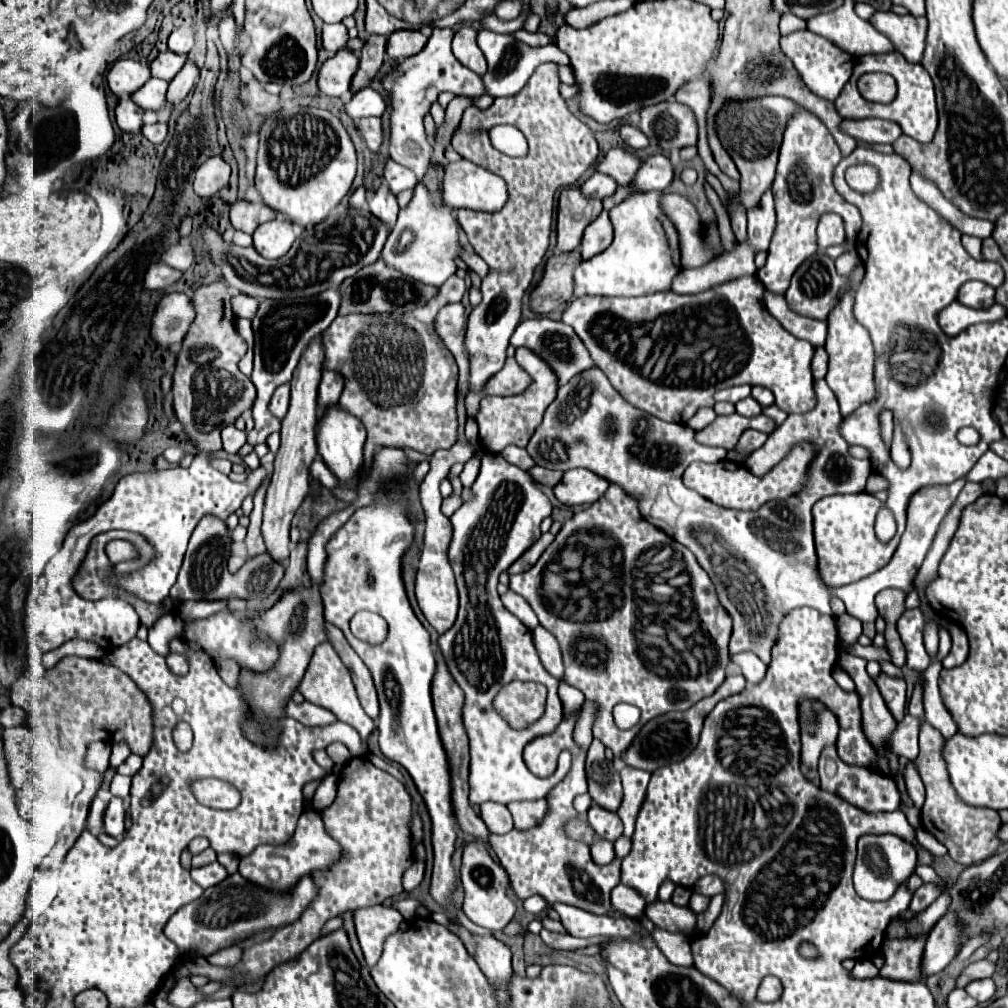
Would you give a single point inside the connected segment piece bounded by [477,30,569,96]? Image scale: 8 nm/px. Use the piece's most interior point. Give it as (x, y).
(511, 62)

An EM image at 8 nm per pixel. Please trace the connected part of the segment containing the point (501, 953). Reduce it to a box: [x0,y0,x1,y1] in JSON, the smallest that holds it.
[431,912,513,1002]

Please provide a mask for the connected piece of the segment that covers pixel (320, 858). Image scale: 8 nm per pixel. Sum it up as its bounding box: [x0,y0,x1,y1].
[239,779,341,890]

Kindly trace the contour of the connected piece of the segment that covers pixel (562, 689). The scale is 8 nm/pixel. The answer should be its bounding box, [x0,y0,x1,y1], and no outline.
[559,682,585,716]

